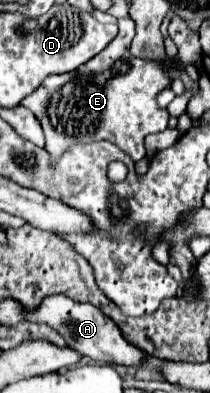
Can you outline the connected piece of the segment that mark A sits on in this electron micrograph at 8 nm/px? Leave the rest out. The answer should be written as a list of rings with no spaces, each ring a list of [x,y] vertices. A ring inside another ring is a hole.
[[[68,296],[44,298],[40,308],[30,312],[30,320],[44,322],[44,324],[52,326],[56,332],[60,332],[64,336],[64,340],[68,342],[68,346],[72,350],[78,350],[82,356],[88,356],[88,358],[94,358],[100,362],[114,362],[114,364],[128,364],[130,366],[130,364],[142,362],[146,356],[140,348],[126,342],[124,336],[120,334],[118,326],[108,316],[104,316],[96,306],[74,302]]]

